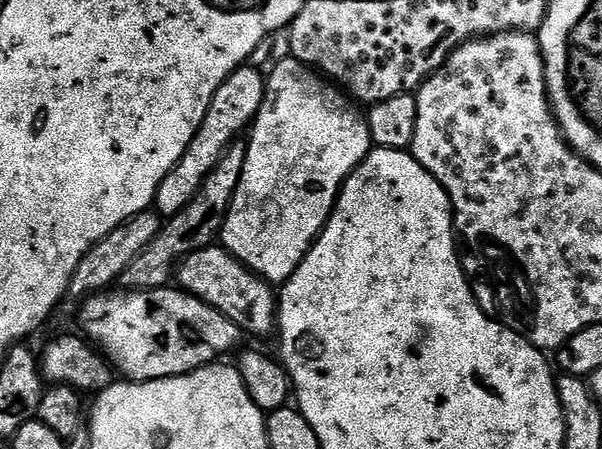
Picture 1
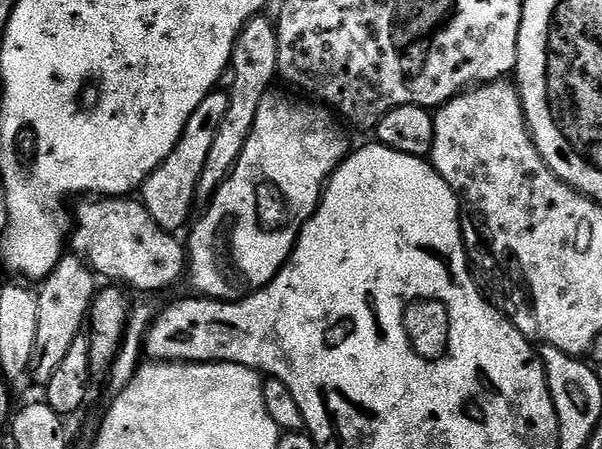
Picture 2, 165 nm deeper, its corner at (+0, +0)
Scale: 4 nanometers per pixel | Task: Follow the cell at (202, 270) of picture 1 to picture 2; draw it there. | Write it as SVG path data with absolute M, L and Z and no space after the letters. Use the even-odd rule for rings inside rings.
M88 198L76 208L76 220L74 216L74 227L70 232L70 248L75 255L85 261L89 268L96 273L97 277L106 279L108 282L119 282L121 285L127 286L129 289L137 288L140 292L160 292L163 288L168 288L171 284L176 284L179 280L183 281L186 276L186 248L183 243L176 241L177 237L170 232L163 232L158 226L158 222L154 222L154 218L150 218L150 214L146 210L146 206L136 198Z

